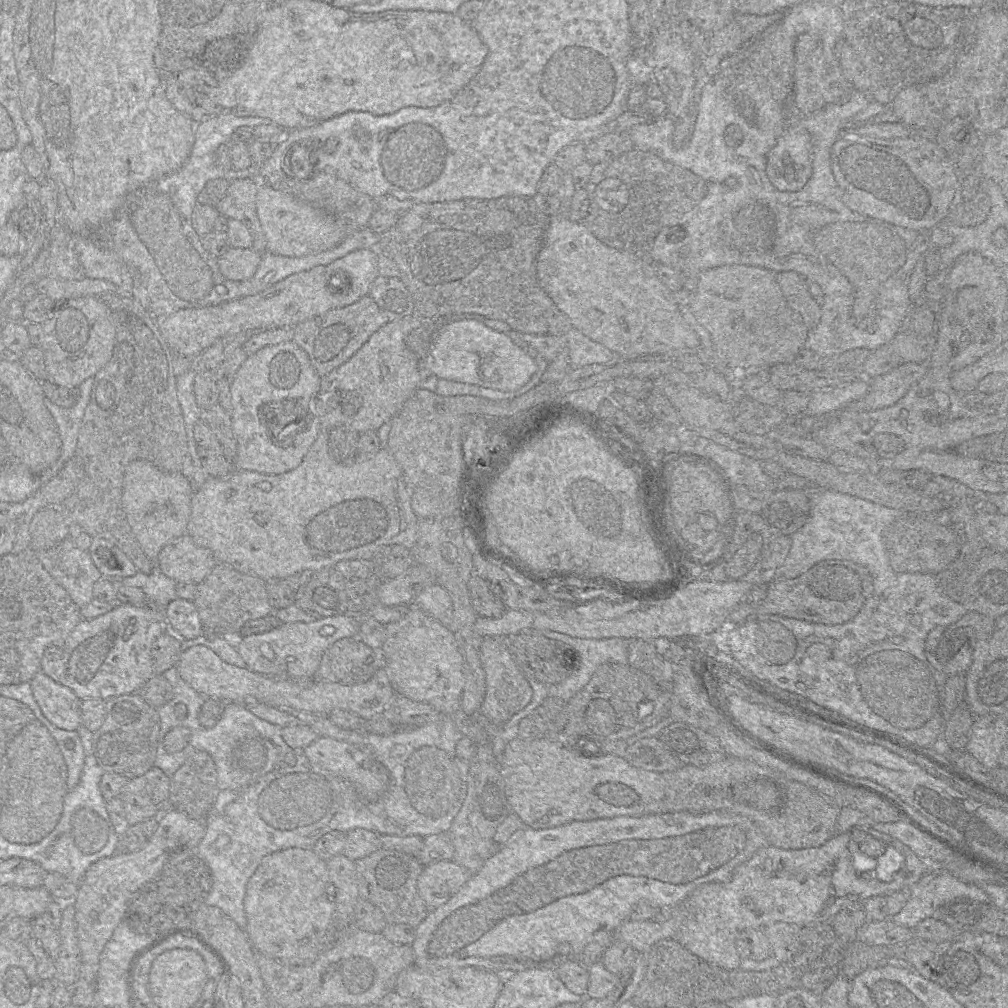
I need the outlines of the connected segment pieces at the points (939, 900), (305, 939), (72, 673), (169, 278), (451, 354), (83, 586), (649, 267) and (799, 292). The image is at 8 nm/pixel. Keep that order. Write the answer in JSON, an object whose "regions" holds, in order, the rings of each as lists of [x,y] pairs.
{"regions":[[[[935,871],[911,886],[909,901],[890,919],[894,924],[914,929],[921,921],[931,918],[937,908],[957,898],[989,904],[987,894],[980,888],[964,883],[948,872]]],[[[287,848],[266,855],[260,862],[255,873],[251,876],[246,887],[244,899],[244,909],[247,916],[246,933],[256,952],[262,953],[270,958],[273,958],[285,965],[298,967],[308,965],[314,962],[317,957],[328,947],[332,947],[335,941],[335,928],[333,925],[333,917],[336,911],[335,886],[329,883],[327,863],[318,856],[313,848]]],[[[116,603],[115,607],[98,617],[82,619],[70,632],[62,645],[50,645],[44,651],[41,671],[54,681],[69,687],[79,699],[100,698],[106,700],[138,689],[156,674],[152,665],[151,648],[154,641],[167,629],[163,611],[155,605],[142,607]]],[[[217,115],[213,116],[207,120],[204,120],[198,124],[195,124],[195,141],[191,150],[191,153],[187,159],[187,161],[183,164],[183,166],[178,169],[177,171],[166,175],[159,180],[156,180],[154,182],[151,182],[147,184],[146,186],[132,192],[129,194],[122,206],[117,210],[115,215],[109,219],[107,222],[105,222],[97,231],[95,231],[91,235],[75,235],[75,244],[74,249],[76,252],[76,255],[82,264],[84,270],[85,270],[85,276],[89,279],[101,279],[101,280],[107,280],[117,287],[121,288],[122,290],[125,290],[133,295],[135,299],[137,299],[141,305],[149,312],[151,316],[153,316],[154,319],[164,319],[165,317],[181,310],[181,309],[188,309],[188,308],[204,308],[204,307],[210,307],[210,306],[216,306],[220,305],[222,303],[244,298],[247,296],[253,296],[256,295],[265,289],[271,287],[272,285],[284,280],[288,276],[291,276],[293,274],[297,274],[300,272],[311,270],[314,267],[317,266],[326,266],[332,263],[333,261],[340,259],[346,255],[348,255],[351,252],[354,252],[359,249],[377,249],[378,242],[380,239],[380,235],[375,234],[372,232],[368,227],[362,228],[360,230],[357,230],[356,232],[350,233],[338,246],[323,251],[317,254],[302,256],[302,257],[287,257],[287,256],[281,256],[277,254],[273,254],[271,252],[265,252],[262,254],[261,262],[257,268],[256,273],[254,276],[248,280],[245,281],[231,281],[226,278],[220,273],[219,267],[218,267],[218,258],[211,253],[209,253],[207,250],[204,249],[204,247],[201,244],[201,239],[194,230],[192,226],[192,212],[197,204],[197,196],[201,192],[201,190],[204,188],[205,184],[212,179],[217,178],[223,178],[223,172],[226,172],[230,169],[223,169],[223,167],[220,167],[215,162],[215,152],[217,148],[224,144],[230,142],[230,137],[232,133],[241,126],[250,126],[254,127],[257,125],[269,125],[274,124],[269,118],[264,117],[255,117],[255,116],[235,116],[235,115]]],[[[475,320],[454,321],[443,325],[432,341],[422,366],[438,379],[467,383],[502,392],[524,386],[535,373],[535,361],[503,333]]],[[[67,537],[55,546],[37,552],[37,556],[45,570],[68,592],[79,608],[84,607],[94,599],[93,586],[103,575],[95,566],[88,551],[79,549]]],[[[556,214],[550,216],[550,222],[546,231],[543,246],[537,256],[536,273],[540,286],[551,298],[557,308],[570,320],[572,326],[591,340],[602,344],[609,350],[615,352],[623,359],[634,359],[643,355],[664,354],[684,348],[695,348],[700,344],[699,337],[684,321],[679,306],[675,302],[672,292],[661,282],[655,272],[654,262],[644,261],[629,252],[609,247],[599,241],[584,225],[576,223],[568,217]]],[[[795,271],[776,274],[777,283],[789,307],[800,314],[808,330],[814,329],[821,317],[821,306],[812,298],[803,275]]]]}

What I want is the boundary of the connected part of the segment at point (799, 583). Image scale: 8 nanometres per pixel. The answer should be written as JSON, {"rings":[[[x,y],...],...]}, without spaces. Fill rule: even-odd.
{"rings":[[[825,560],[796,578],[773,580],[768,584],[765,601],[754,610],[753,616],[772,614],[824,625],[843,624],[852,620],[861,611],[872,591],[873,578],[865,567],[848,560]]]}

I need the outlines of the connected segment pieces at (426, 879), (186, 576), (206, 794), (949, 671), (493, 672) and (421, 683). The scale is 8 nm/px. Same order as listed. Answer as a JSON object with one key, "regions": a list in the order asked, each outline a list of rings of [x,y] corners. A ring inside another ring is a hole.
{"regions":[[[[453,860],[432,863],[418,877],[418,892],[430,911],[446,903],[471,876]]],[[[183,534],[170,540],[157,557],[161,571],[176,582],[200,583],[218,563],[213,552],[196,544],[189,534]]],[[[204,750],[193,752],[171,777],[169,800],[174,809],[195,819],[206,819],[217,791],[217,770],[211,755]]],[[[967,612],[953,624],[936,627],[927,636],[925,654],[930,664],[942,675],[949,678],[965,675],[971,667],[973,653],[979,641],[988,639],[993,632],[995,619],[978,612]]],[[[483,637],[480,657],[485,671],[486,685],[480,713],[493,724],[501,725],[531,701],[533,690],[509,650],[508,637]]],[[[409,605],[402,619],[385,625],[385,640],[379,651],[395,694],[427,702],[445,716],[461,709],[464,659],[448,627]]]]}

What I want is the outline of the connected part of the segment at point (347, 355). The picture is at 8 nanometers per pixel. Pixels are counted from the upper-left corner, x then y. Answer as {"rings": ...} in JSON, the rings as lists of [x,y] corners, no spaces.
{"rings":[[[365,296],[350,306],[330,310],[296,325],[292,330],[292,342],[307,353],[317,374],[323,378],[353,357],[370,337],[387,323],[389,321],[386,315],[376,302]]]}

